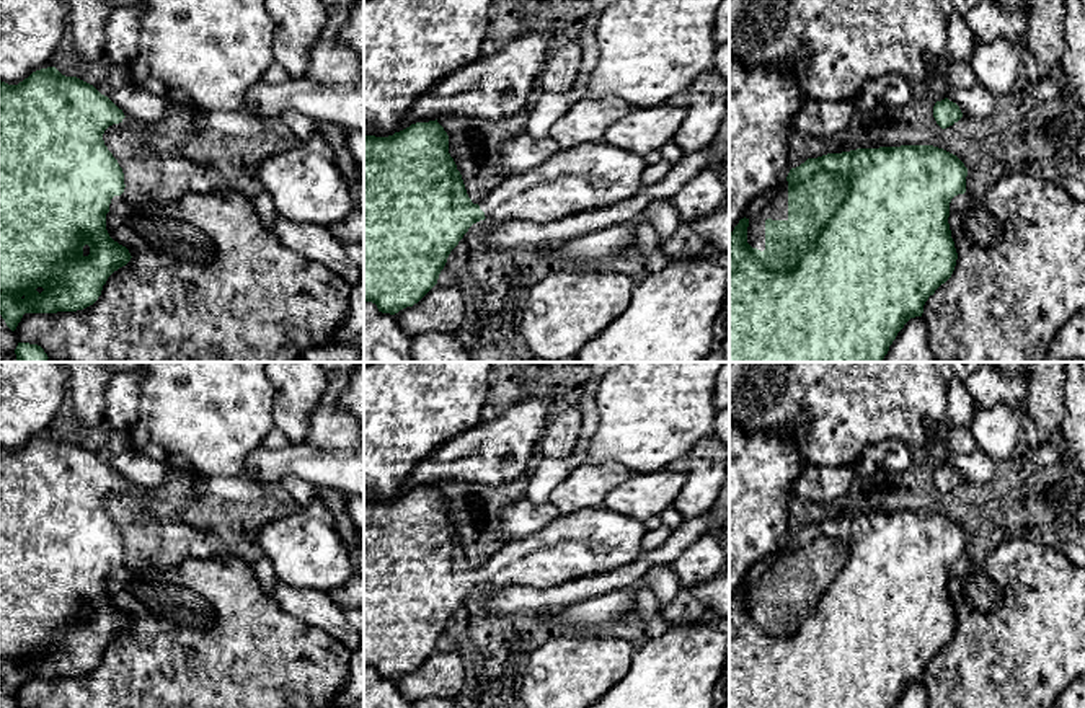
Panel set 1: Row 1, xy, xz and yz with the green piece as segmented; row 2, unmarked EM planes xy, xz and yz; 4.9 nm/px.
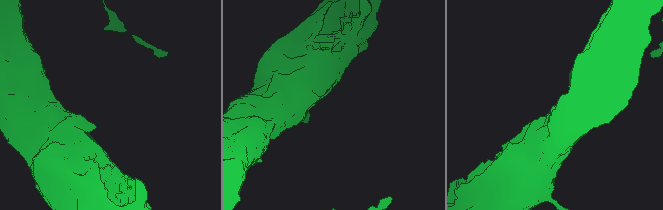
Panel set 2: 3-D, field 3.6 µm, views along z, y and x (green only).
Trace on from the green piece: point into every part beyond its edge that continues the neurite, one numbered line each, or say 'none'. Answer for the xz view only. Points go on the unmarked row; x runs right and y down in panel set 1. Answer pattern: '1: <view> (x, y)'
1: xz (588, 542)

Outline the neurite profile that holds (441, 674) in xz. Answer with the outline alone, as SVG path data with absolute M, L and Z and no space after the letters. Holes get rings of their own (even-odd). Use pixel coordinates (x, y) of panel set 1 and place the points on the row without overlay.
M436 649L418 669L395 679L398 692L416 701L427 697L455 698L465 684L465 670L455 651Z

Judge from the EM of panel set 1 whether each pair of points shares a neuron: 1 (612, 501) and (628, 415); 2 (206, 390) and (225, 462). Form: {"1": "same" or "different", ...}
{"1": "different", "2": "same"}

